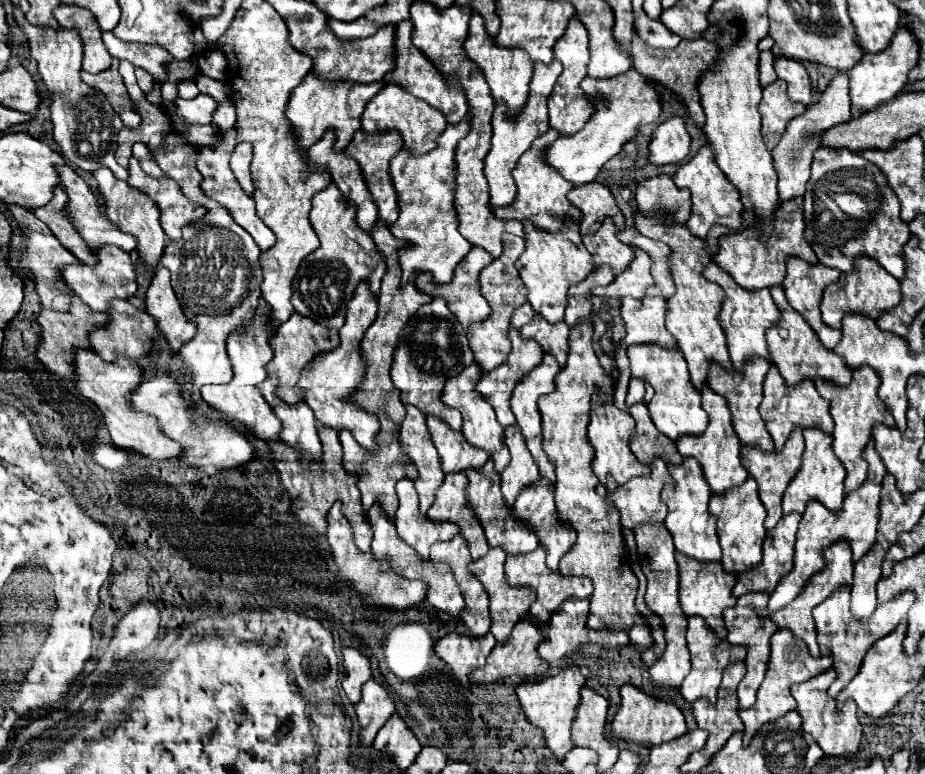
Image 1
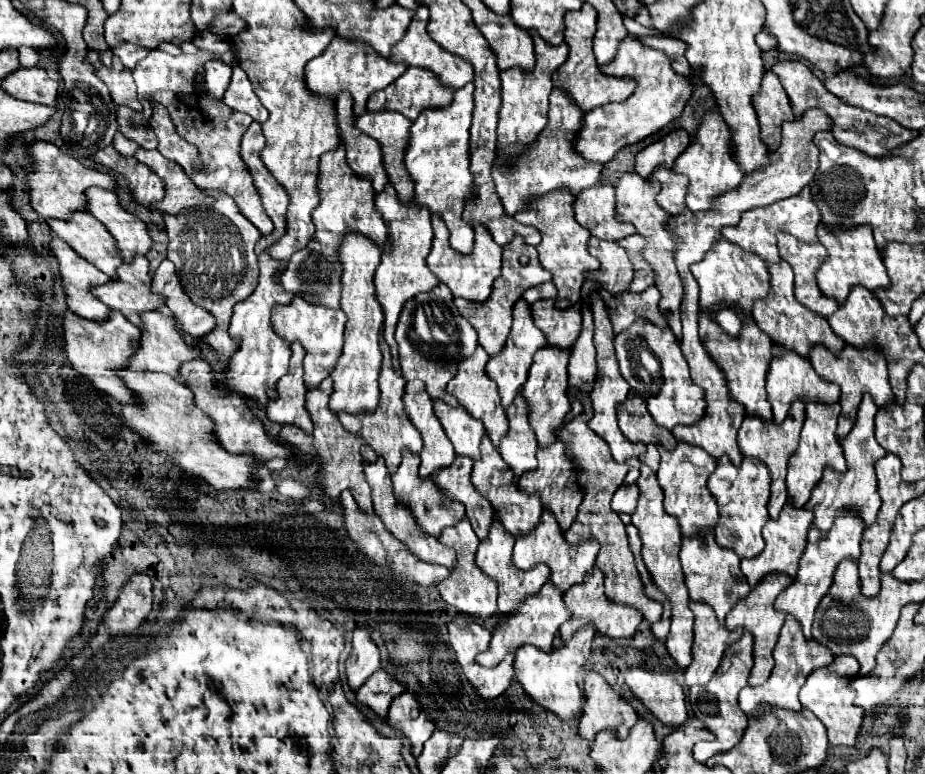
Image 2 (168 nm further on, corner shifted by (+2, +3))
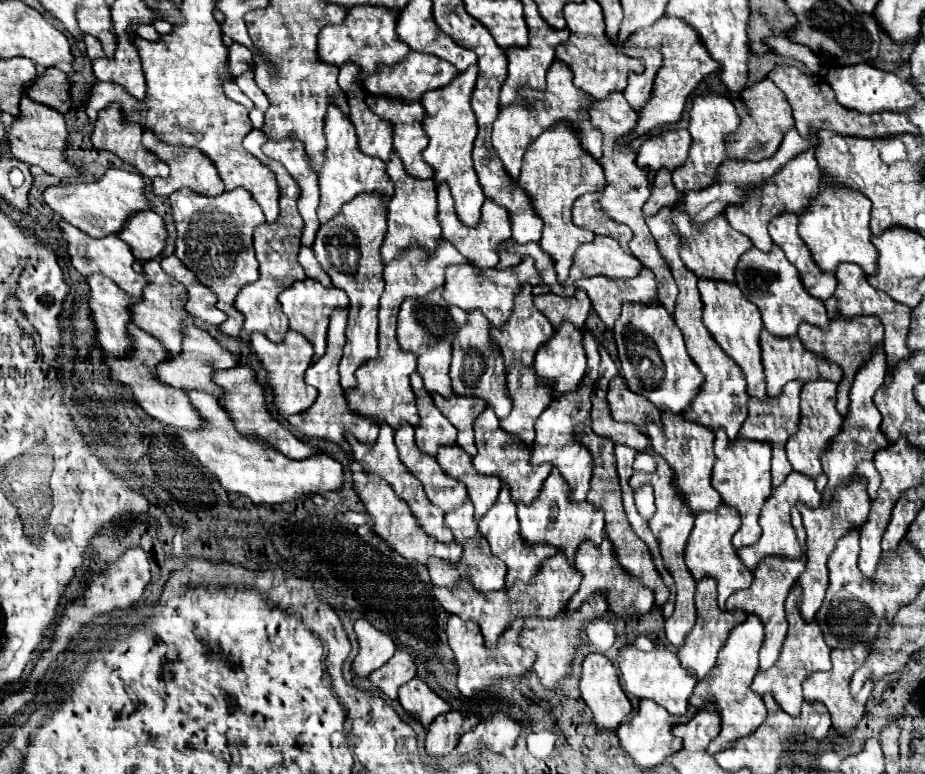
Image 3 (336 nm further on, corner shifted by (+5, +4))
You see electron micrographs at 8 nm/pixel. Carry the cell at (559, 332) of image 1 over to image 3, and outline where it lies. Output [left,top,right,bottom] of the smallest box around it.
[534,291,590,329]

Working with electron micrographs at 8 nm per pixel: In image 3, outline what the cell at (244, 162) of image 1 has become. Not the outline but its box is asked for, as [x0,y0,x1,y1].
[236,129,306,343]

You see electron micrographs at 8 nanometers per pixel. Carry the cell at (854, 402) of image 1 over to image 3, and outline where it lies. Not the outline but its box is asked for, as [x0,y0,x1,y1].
[798,315,884,415]

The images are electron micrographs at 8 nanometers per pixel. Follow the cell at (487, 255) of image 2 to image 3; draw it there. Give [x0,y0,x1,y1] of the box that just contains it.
[438,187,510,269]

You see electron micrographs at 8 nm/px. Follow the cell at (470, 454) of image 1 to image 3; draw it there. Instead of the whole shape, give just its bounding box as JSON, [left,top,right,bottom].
[432,393,486,457]

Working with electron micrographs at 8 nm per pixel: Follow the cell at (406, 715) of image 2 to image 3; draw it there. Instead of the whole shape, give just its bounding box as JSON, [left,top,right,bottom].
[398,677,452,727]

